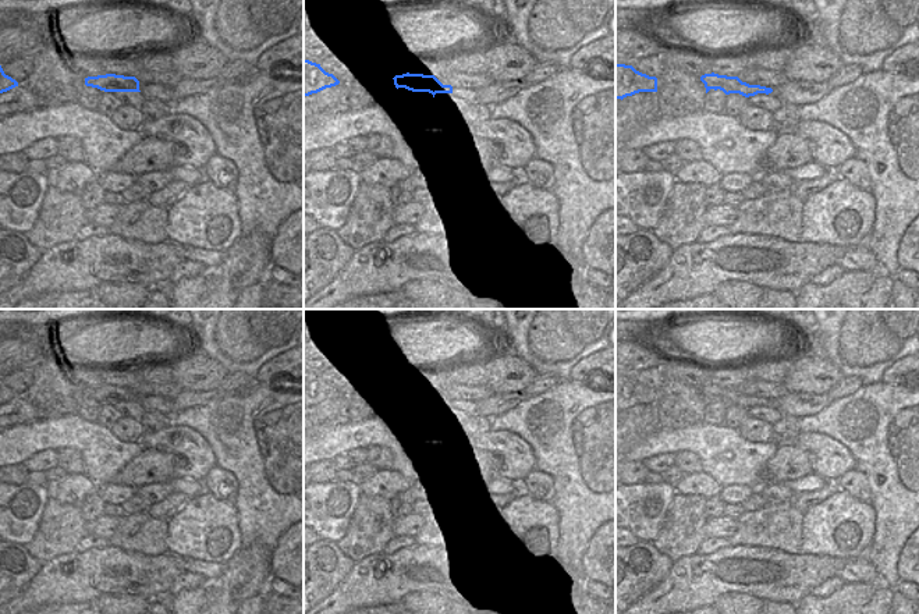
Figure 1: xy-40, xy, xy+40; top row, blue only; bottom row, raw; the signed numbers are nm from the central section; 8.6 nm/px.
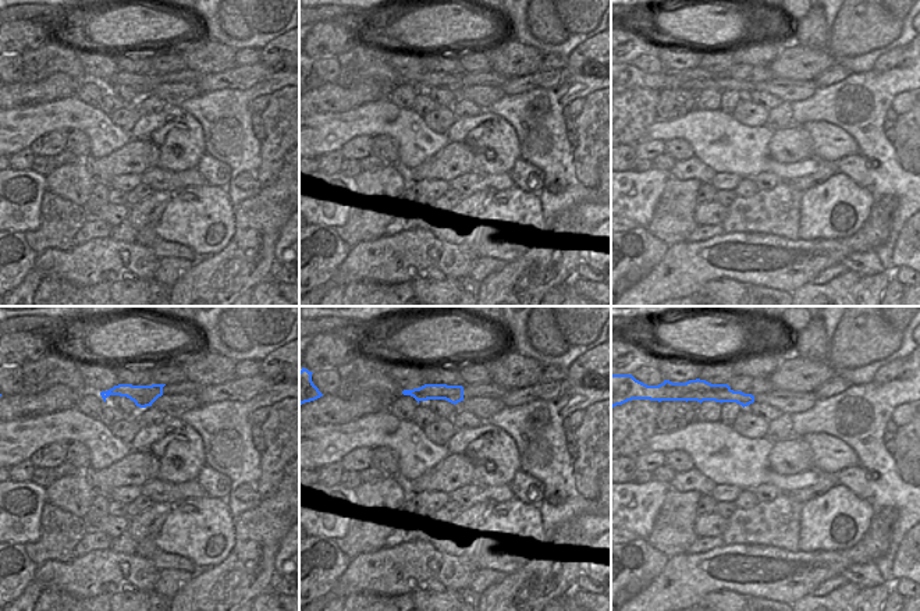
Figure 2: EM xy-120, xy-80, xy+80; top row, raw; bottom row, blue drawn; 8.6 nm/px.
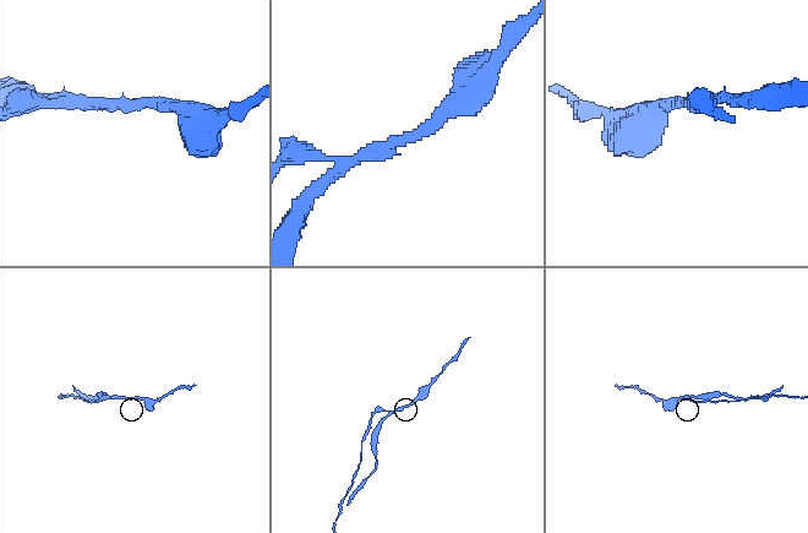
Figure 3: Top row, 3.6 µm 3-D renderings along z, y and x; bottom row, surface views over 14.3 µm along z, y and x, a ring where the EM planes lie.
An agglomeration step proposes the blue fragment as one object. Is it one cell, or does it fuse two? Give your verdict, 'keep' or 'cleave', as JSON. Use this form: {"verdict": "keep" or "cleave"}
{"verdict": "cleave"}

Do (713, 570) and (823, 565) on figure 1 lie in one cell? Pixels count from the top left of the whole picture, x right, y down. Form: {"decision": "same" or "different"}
{"decision": "same"}

